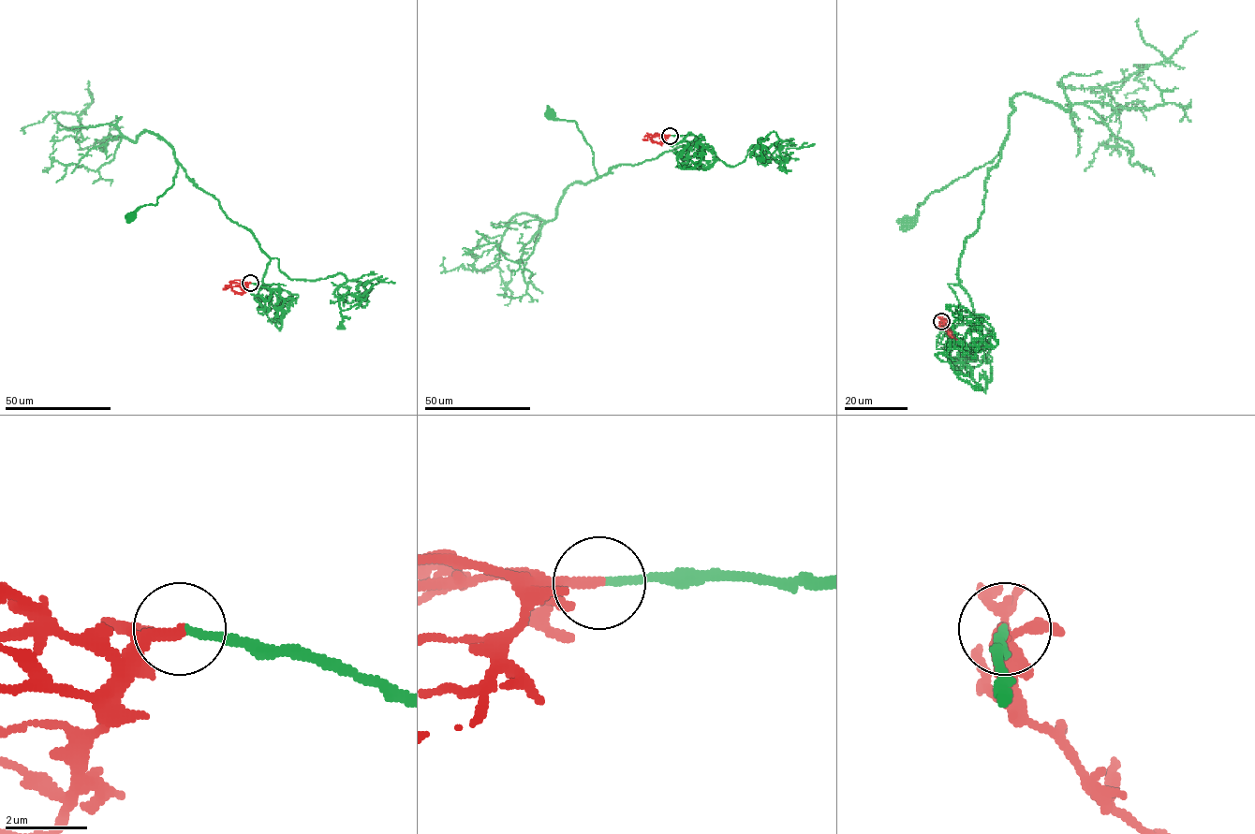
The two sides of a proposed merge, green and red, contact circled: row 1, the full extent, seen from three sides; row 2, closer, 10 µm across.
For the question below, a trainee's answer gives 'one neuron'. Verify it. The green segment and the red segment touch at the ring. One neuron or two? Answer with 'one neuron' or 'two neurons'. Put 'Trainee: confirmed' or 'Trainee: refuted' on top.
Trainee: confirmed
one neuron

